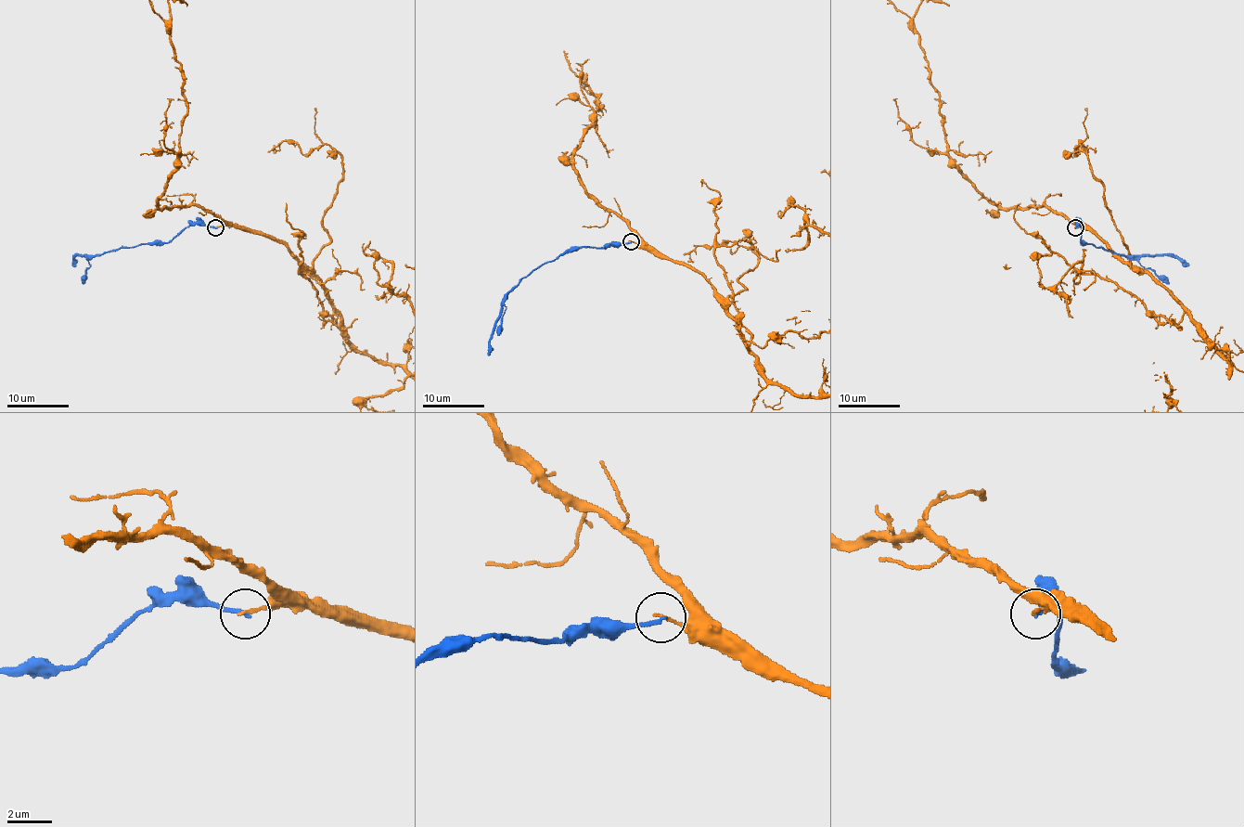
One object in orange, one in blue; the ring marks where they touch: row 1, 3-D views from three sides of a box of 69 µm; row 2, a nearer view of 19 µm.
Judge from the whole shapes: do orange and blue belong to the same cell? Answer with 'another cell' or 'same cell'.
another cell

